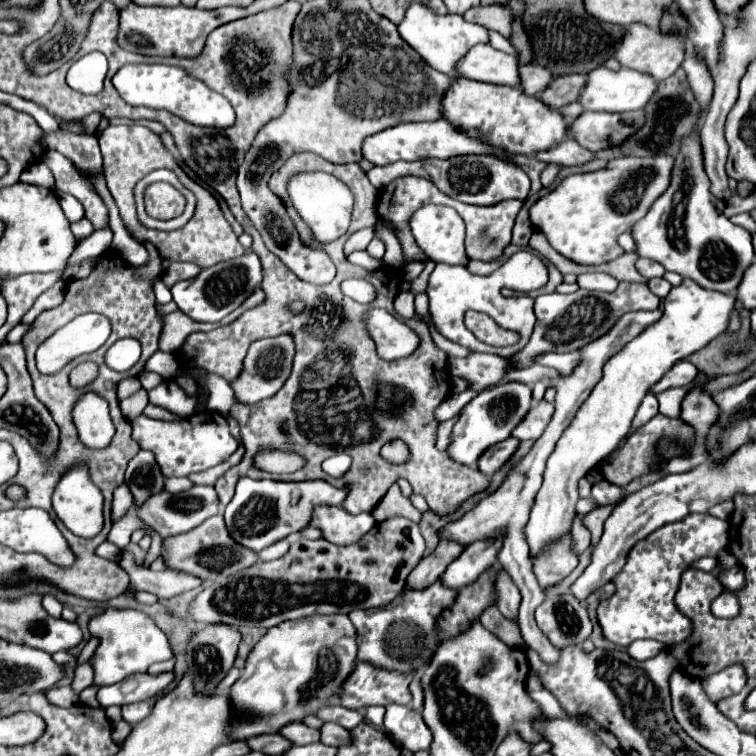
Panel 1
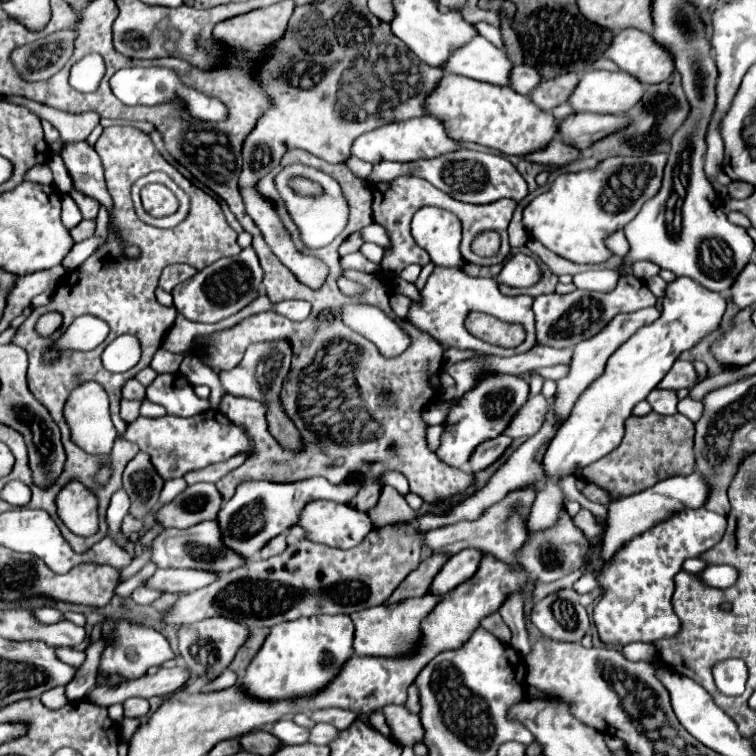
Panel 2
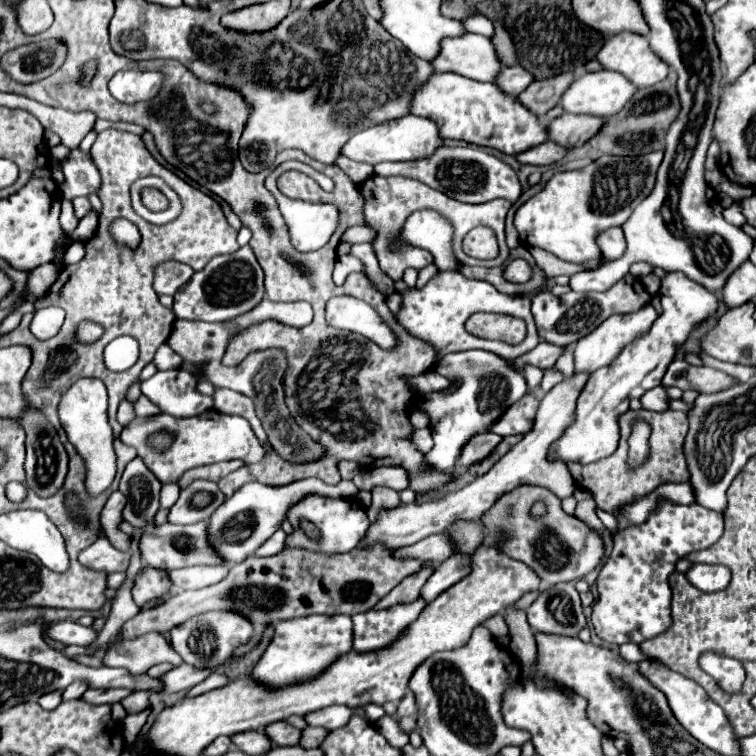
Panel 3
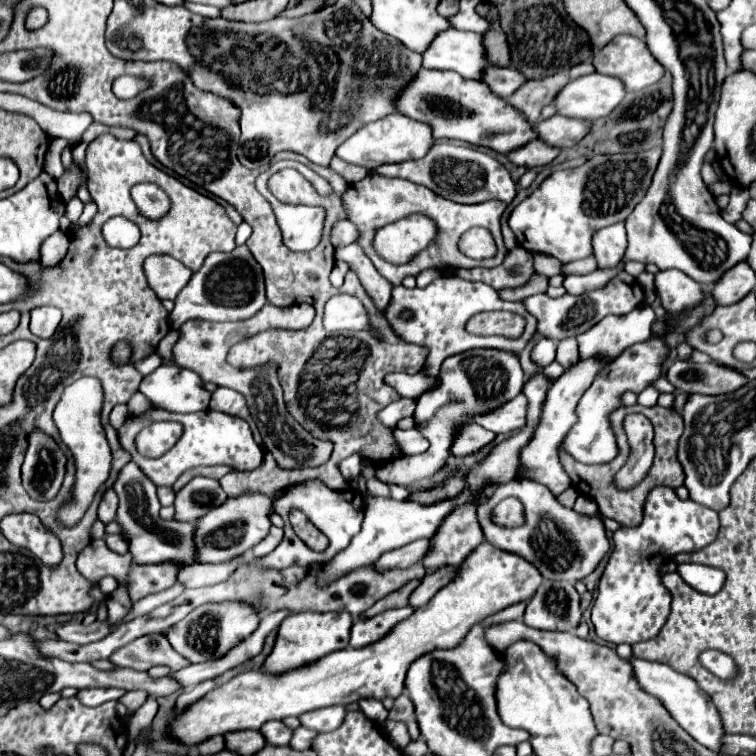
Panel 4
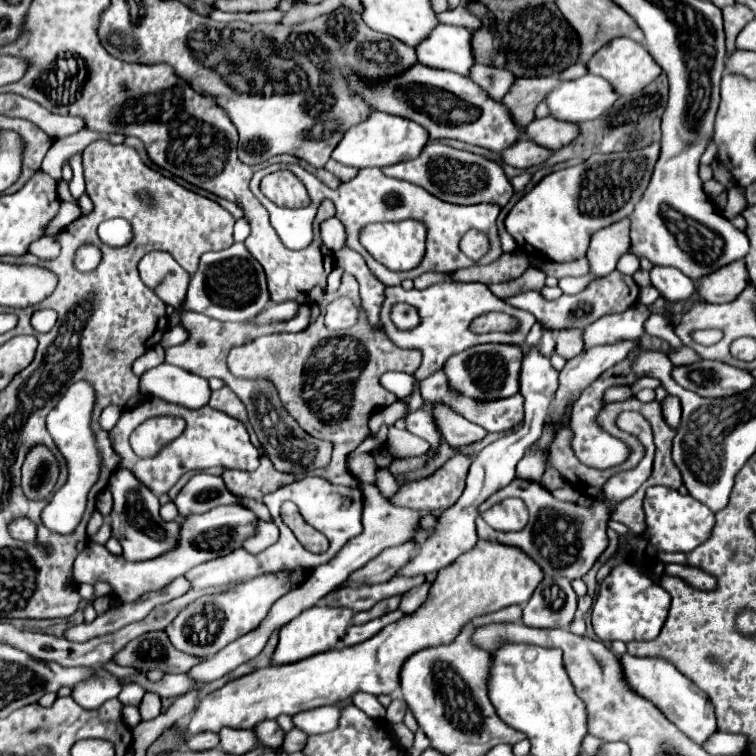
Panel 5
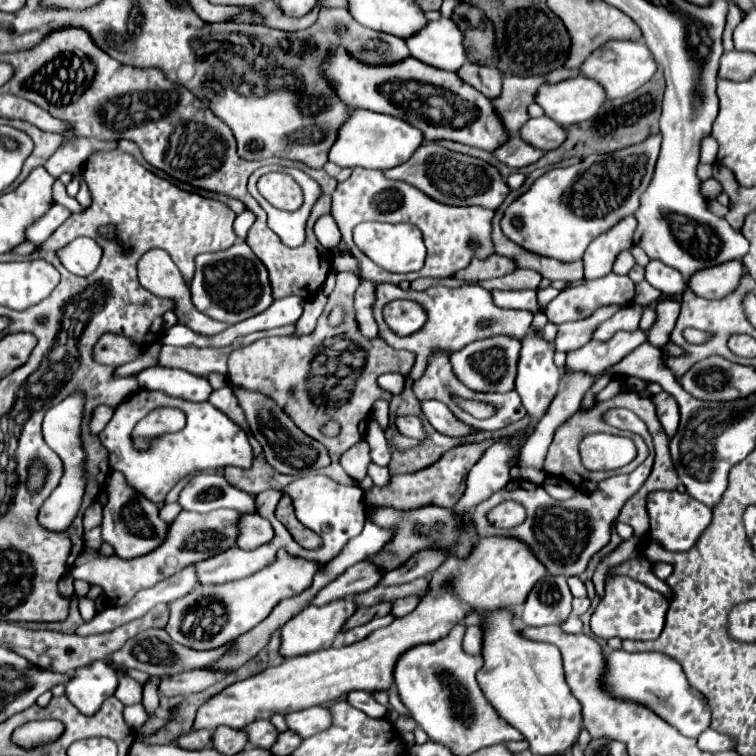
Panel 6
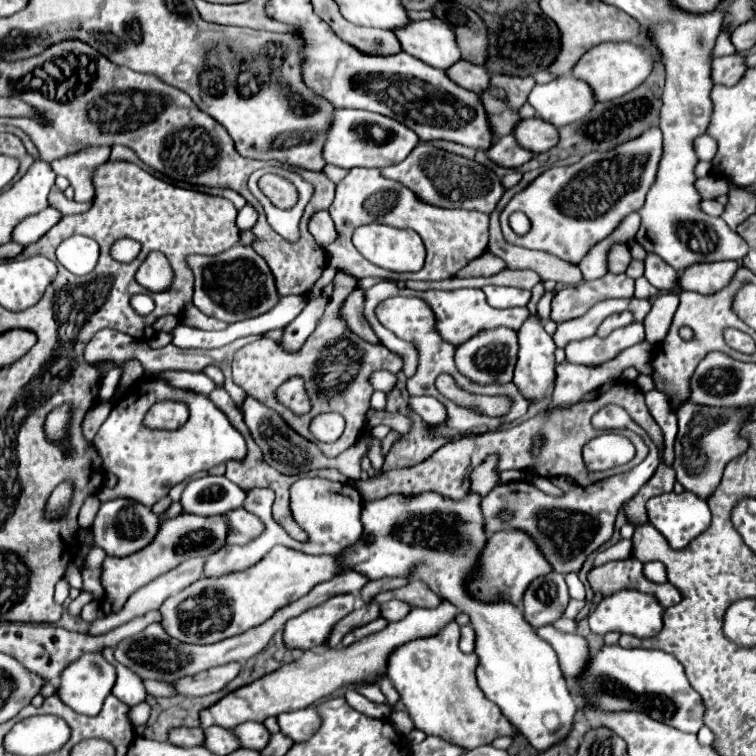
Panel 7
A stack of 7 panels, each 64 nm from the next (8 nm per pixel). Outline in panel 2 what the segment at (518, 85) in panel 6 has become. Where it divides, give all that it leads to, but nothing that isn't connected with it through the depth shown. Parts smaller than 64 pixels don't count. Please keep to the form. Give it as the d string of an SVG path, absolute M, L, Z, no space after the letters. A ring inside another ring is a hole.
M568 72L564 76L552 78L552 80L542 80L528 96L542 112L550 112L552 108L556 108L568 100L568 96L576 84L578 84L578 76L574 72Z

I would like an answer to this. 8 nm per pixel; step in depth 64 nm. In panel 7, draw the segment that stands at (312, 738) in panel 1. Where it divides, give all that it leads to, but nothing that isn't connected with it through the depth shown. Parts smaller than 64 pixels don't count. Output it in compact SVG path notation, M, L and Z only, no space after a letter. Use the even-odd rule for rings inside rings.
M260 722L238 724L232 732L238 738L240 746L242 748L250 748L250 750L262 750L264 744L268 744L268 736L270 736Z

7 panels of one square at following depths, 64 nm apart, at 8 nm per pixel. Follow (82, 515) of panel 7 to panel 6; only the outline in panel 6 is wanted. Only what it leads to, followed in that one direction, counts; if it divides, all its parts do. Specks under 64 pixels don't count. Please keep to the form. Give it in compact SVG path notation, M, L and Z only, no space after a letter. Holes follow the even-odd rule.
M94 502L90 508L86 508L84 518L82 518L84 530L90 530L90 528L94 528L94 526L100 524L100 512L102 512L102 506L98 502Z

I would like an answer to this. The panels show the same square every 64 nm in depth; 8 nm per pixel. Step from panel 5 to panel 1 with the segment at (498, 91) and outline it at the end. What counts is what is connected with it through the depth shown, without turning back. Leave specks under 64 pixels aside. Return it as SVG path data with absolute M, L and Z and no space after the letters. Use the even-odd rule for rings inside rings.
M536 64L520 66L520 88L526 94L536 96L538 92L542 92L548 86L550 80L552 80L552 74L546 68L540 68Z

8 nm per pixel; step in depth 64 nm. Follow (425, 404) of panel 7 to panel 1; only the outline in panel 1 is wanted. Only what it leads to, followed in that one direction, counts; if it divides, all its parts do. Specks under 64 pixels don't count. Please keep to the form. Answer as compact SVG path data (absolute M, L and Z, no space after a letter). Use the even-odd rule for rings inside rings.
M510 436L510 438L502 440L502 442L490 446L488 450L484 450L482 456L480 456L478 462L476 462L476 468L478 468L482 474L490 476L490 474L494 474L494 472L514 454L516 448L518 448L518 440Z

